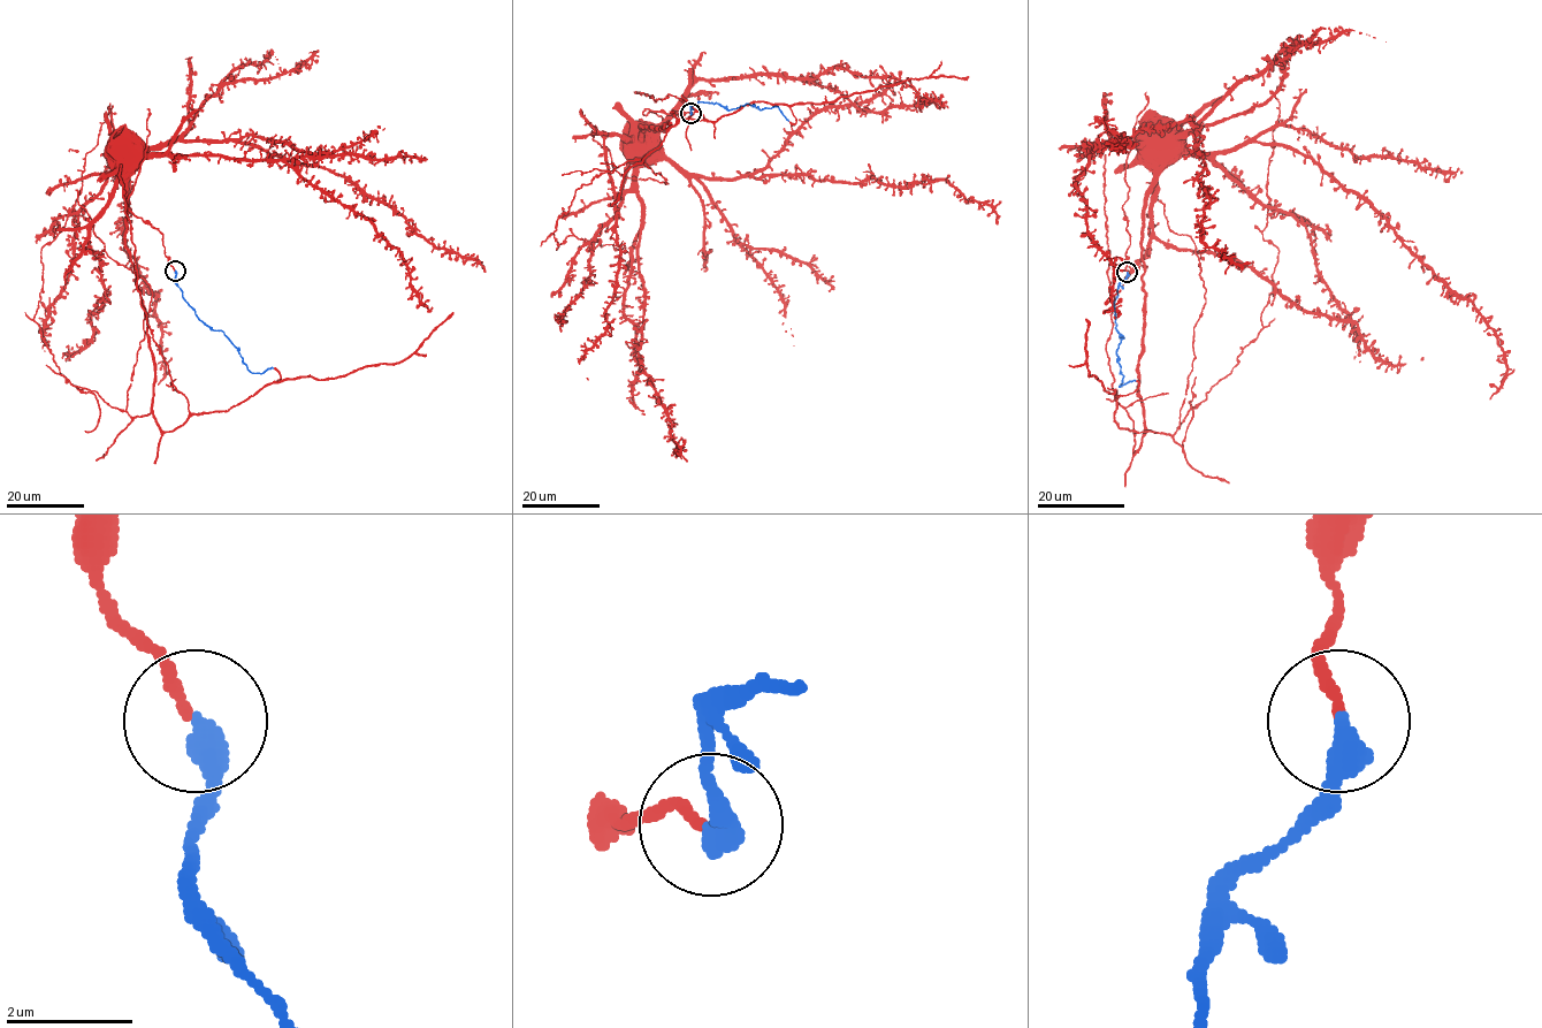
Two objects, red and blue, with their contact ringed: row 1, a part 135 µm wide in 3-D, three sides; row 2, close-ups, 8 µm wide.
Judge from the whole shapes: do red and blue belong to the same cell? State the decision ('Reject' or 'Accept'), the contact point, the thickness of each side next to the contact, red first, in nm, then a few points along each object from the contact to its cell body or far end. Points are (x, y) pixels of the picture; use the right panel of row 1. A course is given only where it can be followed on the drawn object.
Accept. Place: (1127, 272). Thickness 160 nm (red) against 440 nm. Course of red: (1127, 273), (1132, 143), (1153, 170), (1135, 451), (1115, 390), (1089, 374), (1085, 318). Course of blue: (1127, 273), (1114, 303), (1116, 328), (1123, 337), (1116, 355), (1123, 375), (1120, 387), (1136, 380)

